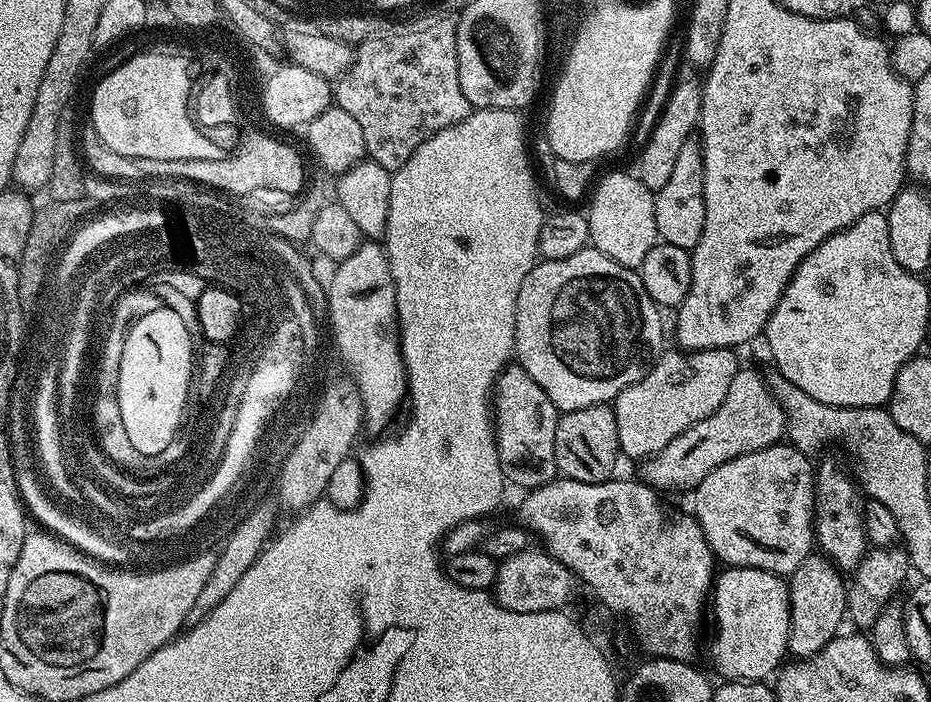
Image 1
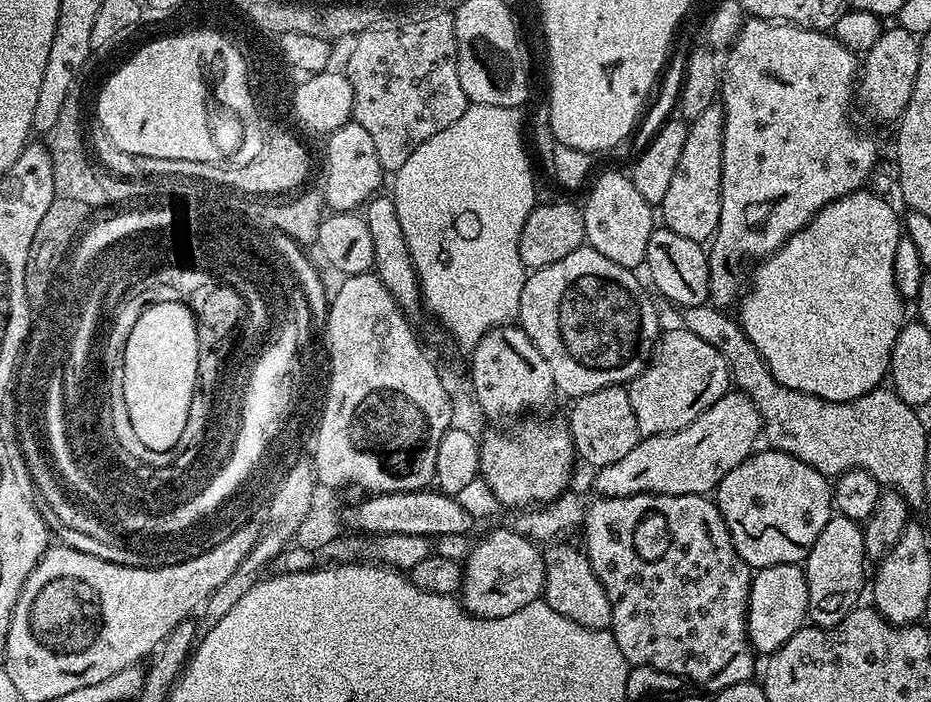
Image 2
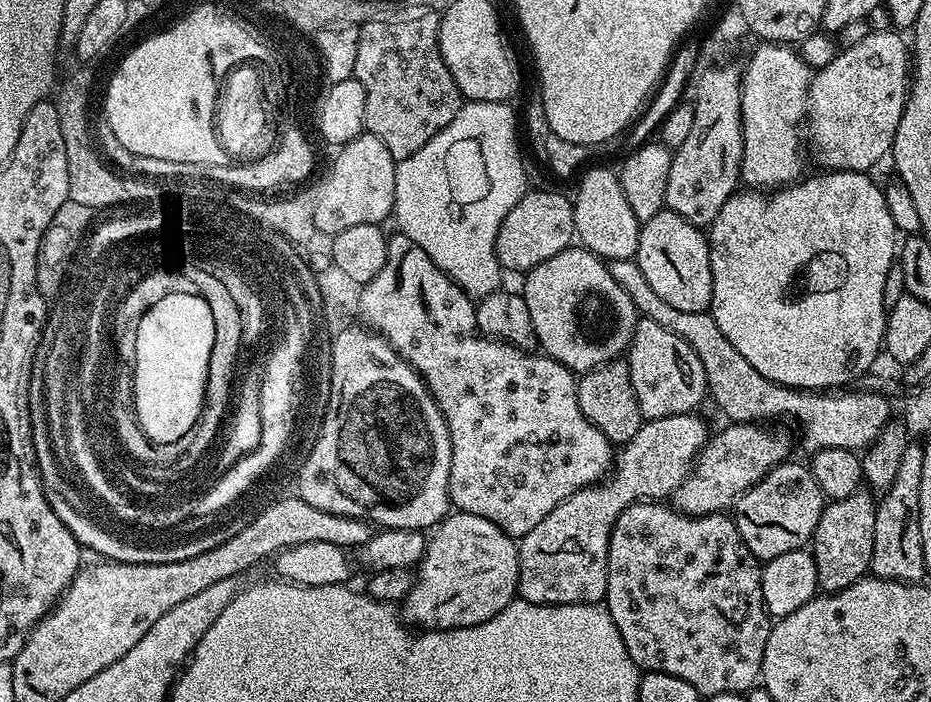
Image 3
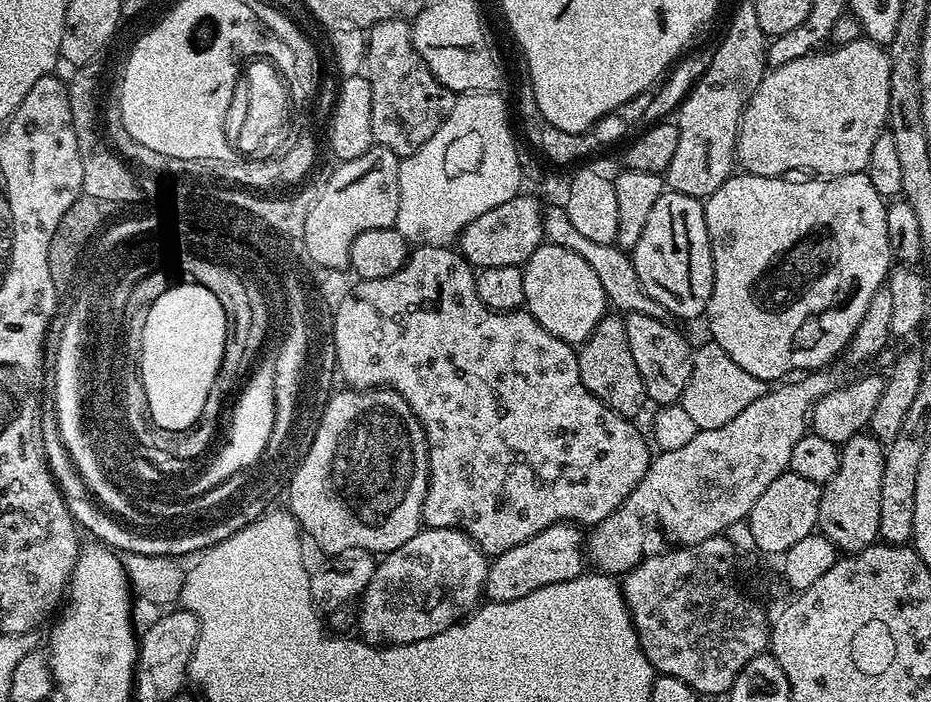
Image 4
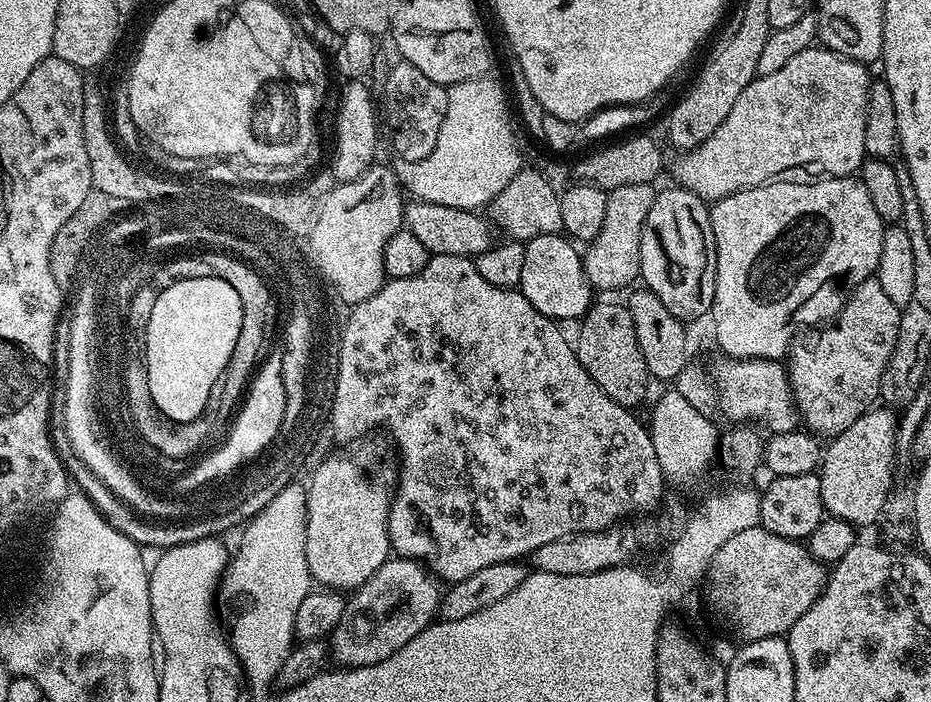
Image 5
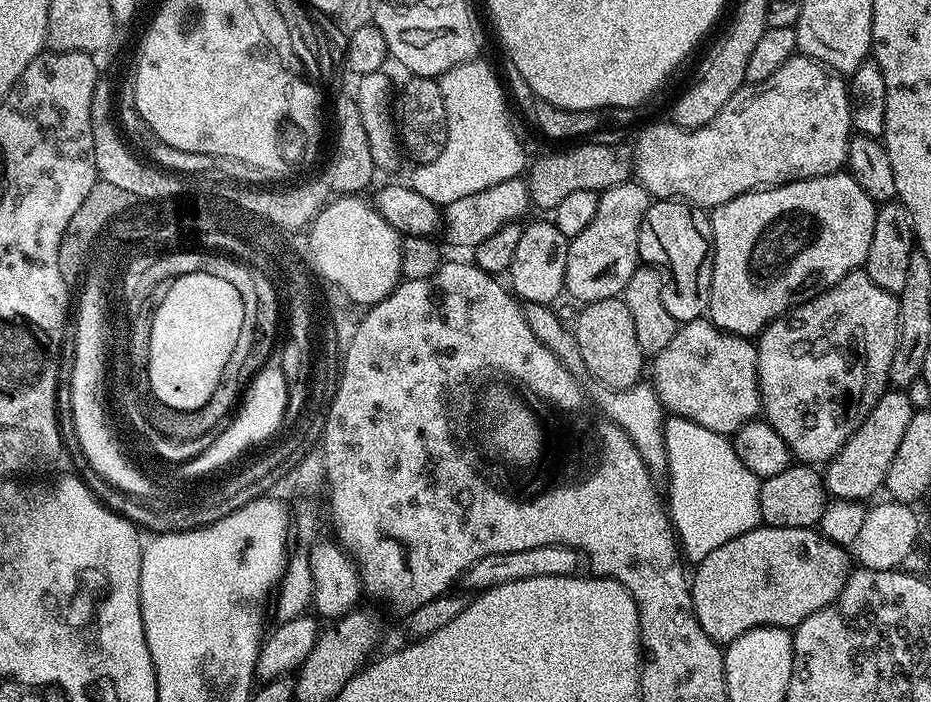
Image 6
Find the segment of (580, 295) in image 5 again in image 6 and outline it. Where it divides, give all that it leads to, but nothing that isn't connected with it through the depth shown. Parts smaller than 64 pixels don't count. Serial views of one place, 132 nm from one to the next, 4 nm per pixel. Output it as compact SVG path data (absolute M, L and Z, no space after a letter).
M551 219L536 220L533 224L530 222L524 224L522 230L522 238L518 238L518 246L514 249L514 258L510 262L506 276L512 279L510 288L513 293L521 301L530 304L546 304L551 305L552 300L556 300L562 296L564 292L564 279L566 278L566 254L568 253L569 237L562 234L562 230L558 230L558 226Z

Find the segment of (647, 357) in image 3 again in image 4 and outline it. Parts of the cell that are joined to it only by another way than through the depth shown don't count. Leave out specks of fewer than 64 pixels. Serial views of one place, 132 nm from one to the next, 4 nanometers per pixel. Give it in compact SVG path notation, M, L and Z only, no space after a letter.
M629 312L624 316L624 325L626 338L630 338L630 354L634 354L638 374L642 374L648 400L656 406L677 403L690 381L693 345L688 345L683 334L671 328L668 322L650 318L646 314Z

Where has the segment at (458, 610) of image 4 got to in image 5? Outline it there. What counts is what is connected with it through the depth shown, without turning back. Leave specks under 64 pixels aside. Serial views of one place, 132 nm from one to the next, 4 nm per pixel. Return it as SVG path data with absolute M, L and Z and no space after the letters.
M389 558L365 584L360 585L347 597L344 613L338 626L330 634L330 656L344 668L365 668L390 658L410 638L422 634L437 619L442 599L441 581L421 561Z

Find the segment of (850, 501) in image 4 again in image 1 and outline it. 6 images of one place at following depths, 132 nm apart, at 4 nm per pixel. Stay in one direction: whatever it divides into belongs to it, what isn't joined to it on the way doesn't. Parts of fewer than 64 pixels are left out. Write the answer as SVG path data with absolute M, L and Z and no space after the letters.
M823 554L808 556L790 574L787 581L788 597L790 598L790 634L788 635L788 651L793 657L813 656L822 650L841 631L840 623L845 623L848 611L848 590L845 577L839 568Z

